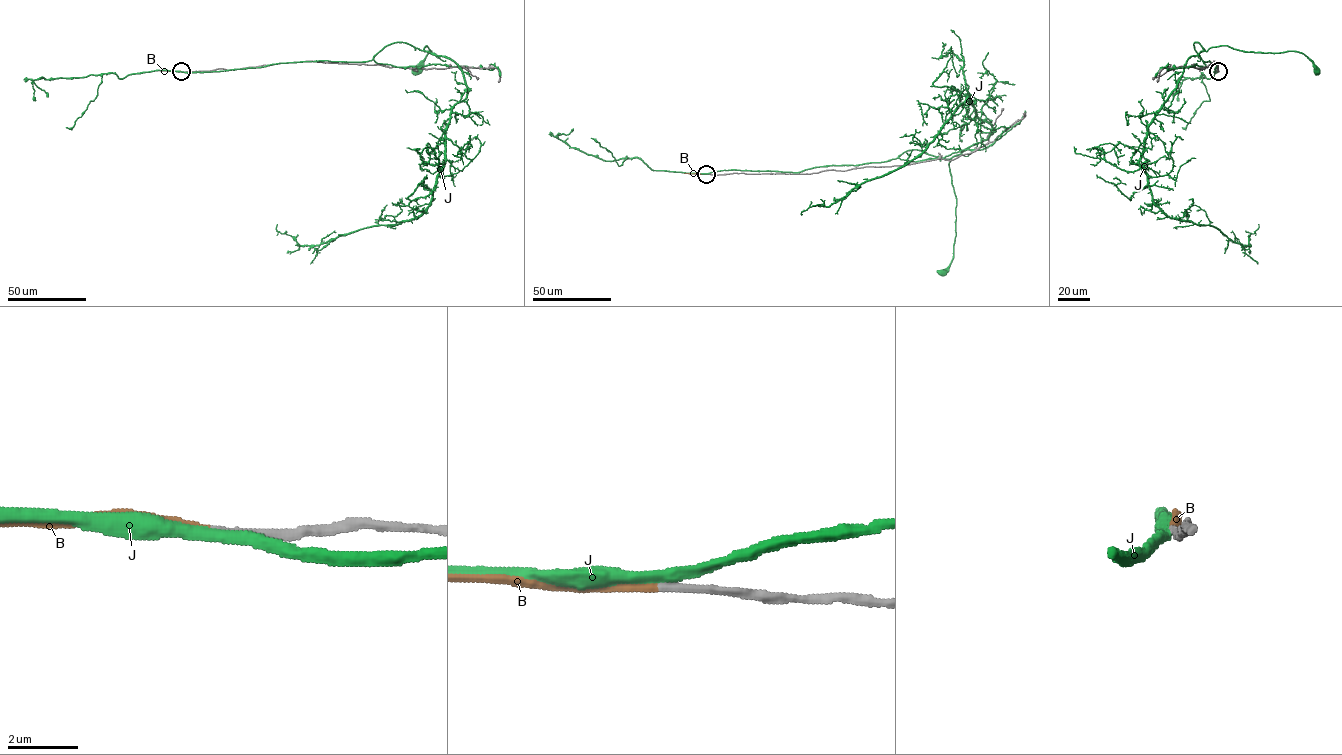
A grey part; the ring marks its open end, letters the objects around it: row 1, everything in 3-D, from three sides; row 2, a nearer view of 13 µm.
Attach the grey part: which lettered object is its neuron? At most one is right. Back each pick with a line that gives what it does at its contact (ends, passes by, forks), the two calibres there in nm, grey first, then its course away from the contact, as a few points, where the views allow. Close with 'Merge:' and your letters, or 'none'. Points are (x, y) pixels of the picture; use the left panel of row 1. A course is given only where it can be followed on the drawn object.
B: it ends there; 260 nm thick on the grey side, 280 nm on the other; it runs (181, 71), (159, 69)
Merge: B

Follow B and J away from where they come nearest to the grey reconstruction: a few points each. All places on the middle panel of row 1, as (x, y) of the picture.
B: (706, 174), (684, 173)
J: (707, 173), (798, 172), (884, 162), (910, 150), (950, 159), (956, 236), (952, 259), (942, 272)

